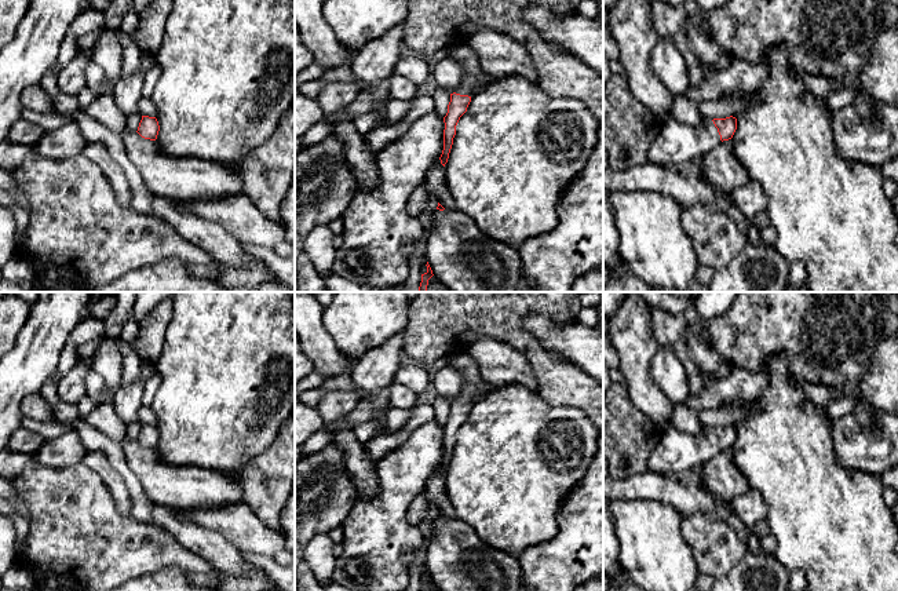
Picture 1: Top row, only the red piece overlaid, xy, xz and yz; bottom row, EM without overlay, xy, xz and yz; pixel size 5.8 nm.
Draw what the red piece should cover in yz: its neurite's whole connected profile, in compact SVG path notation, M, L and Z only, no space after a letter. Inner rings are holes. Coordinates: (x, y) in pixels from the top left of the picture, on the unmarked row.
M674 427L664 431L649 459L649 471L676 477L687 470L697 470L716 452L733 446L737 427L705 428L698 435L685 434Z

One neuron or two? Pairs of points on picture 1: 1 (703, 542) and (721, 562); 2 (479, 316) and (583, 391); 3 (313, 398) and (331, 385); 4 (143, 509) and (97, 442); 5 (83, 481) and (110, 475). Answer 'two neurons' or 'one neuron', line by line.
1: one neuron
2: one neuron
3: one neuron
4: one neuron
5: two neurons

